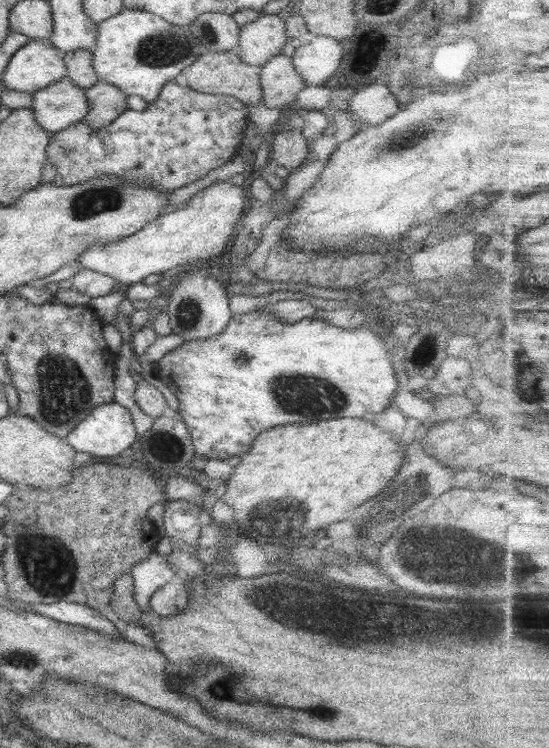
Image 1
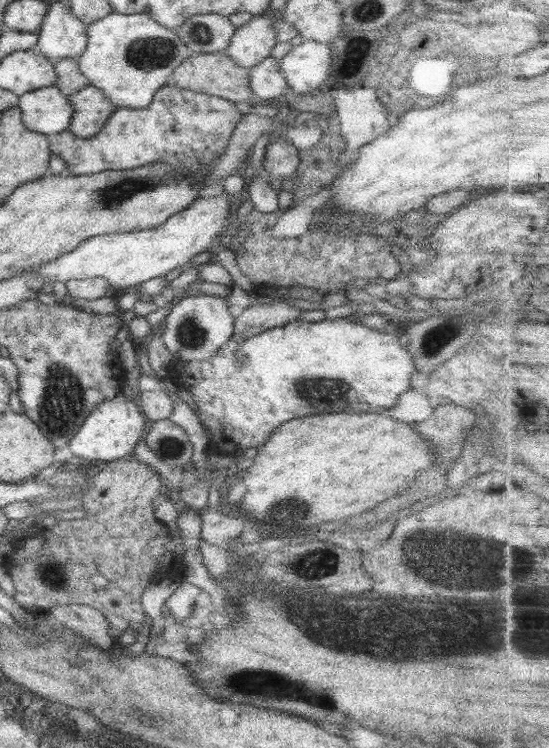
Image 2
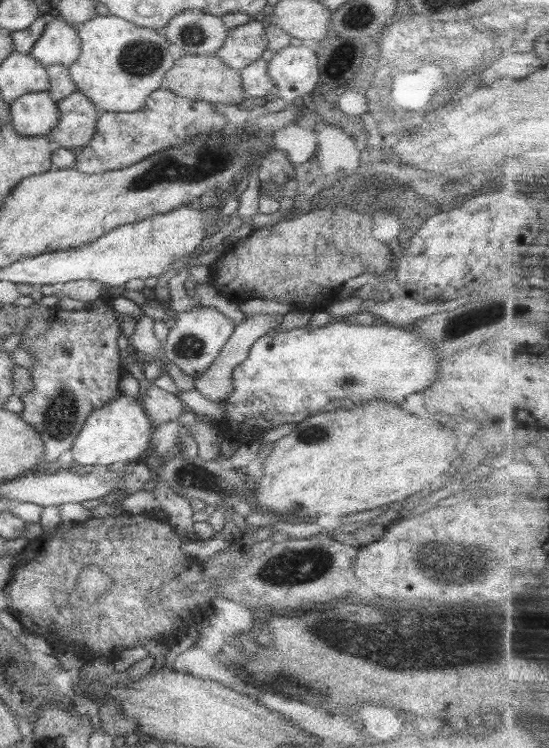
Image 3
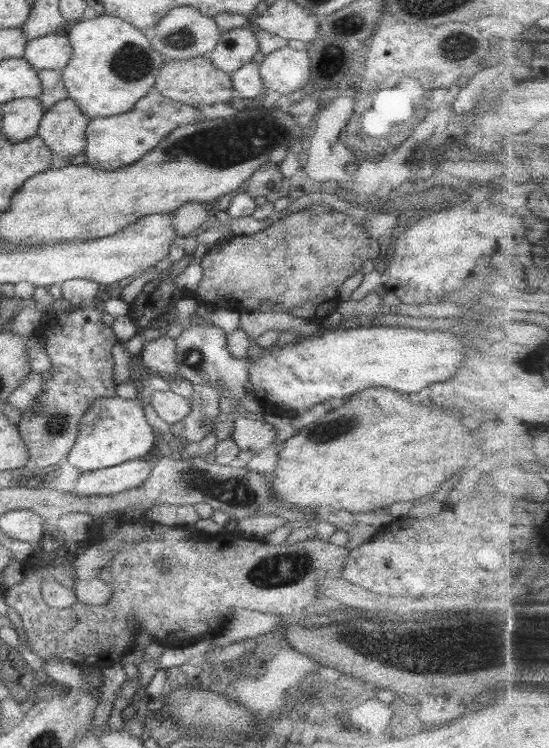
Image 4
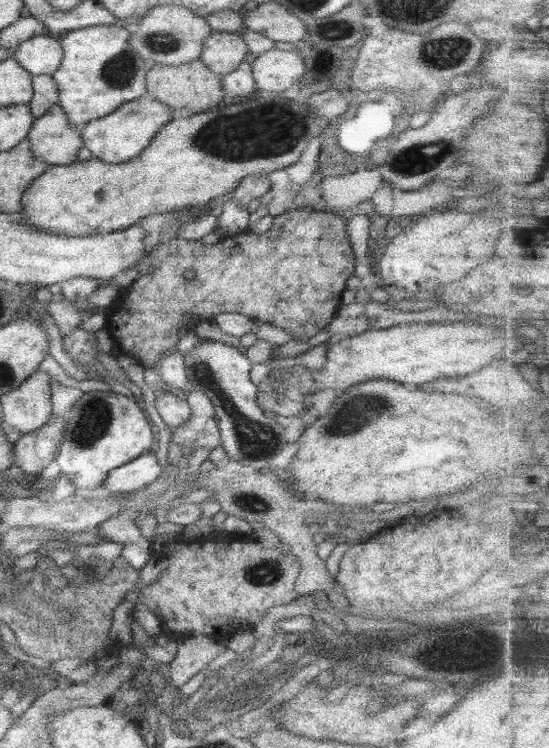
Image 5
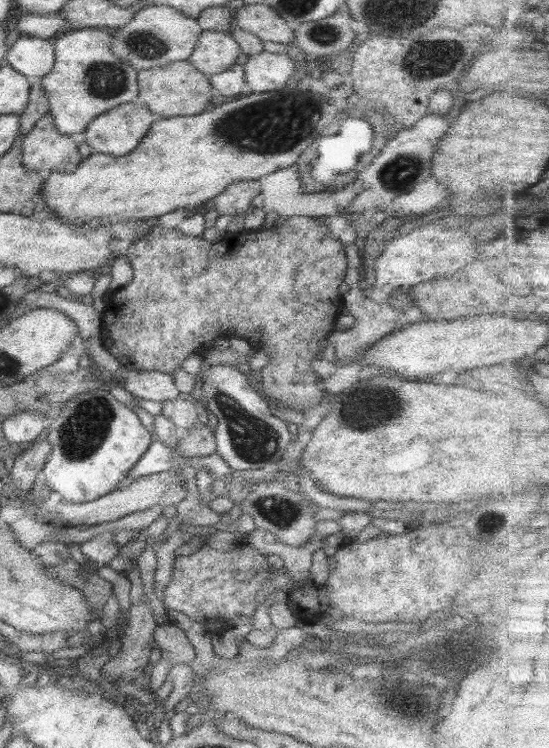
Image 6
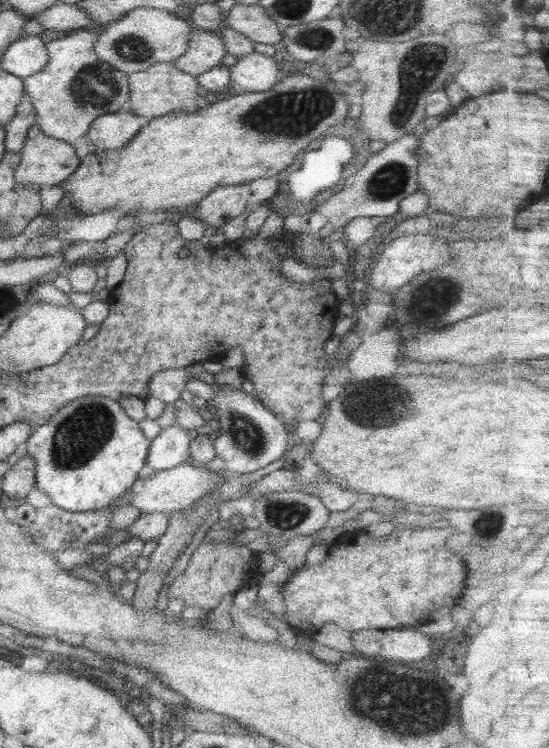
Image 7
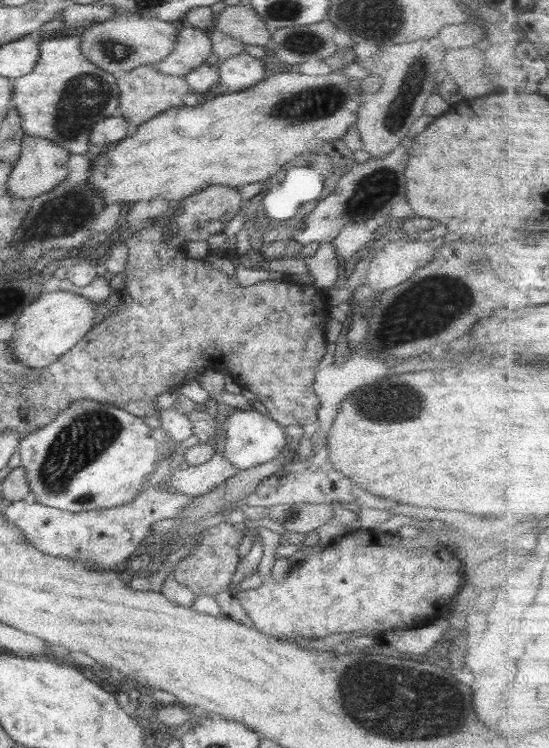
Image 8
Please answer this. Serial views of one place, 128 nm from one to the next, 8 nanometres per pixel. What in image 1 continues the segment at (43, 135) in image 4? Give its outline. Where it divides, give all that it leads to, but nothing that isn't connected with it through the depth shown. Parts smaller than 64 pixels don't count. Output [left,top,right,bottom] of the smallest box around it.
[84,79,128,131]

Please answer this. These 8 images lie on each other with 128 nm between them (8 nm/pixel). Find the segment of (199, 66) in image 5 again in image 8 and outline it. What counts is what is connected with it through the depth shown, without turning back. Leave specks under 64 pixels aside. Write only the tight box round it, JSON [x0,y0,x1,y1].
[117,65,191,126]

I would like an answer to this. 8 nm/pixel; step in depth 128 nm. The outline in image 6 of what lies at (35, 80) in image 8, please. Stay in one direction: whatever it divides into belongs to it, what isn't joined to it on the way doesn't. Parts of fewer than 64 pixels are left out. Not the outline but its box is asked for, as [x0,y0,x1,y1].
[41,27,138,135]

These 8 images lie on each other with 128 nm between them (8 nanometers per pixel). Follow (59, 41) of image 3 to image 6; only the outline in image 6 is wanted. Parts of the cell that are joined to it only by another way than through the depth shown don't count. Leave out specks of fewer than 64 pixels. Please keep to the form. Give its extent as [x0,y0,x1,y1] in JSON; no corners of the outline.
[5,37,54,79]

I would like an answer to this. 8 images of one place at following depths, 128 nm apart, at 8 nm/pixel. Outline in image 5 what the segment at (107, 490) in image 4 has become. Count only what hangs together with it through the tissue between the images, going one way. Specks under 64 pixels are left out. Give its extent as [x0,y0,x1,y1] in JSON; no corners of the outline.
[102,451,163,493]

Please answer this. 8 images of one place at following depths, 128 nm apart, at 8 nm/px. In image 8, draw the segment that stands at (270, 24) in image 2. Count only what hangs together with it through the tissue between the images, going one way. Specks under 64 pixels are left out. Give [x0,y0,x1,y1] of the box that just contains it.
[154,24,212,77]

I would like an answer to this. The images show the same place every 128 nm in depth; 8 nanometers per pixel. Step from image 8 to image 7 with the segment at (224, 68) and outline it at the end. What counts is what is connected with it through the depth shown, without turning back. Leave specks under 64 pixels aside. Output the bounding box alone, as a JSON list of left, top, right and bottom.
[229,51,281,93]

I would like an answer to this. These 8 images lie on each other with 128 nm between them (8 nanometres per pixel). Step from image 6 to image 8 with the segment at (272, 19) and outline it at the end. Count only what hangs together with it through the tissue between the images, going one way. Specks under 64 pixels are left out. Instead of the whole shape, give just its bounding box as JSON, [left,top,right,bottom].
[213,5,270,46]

